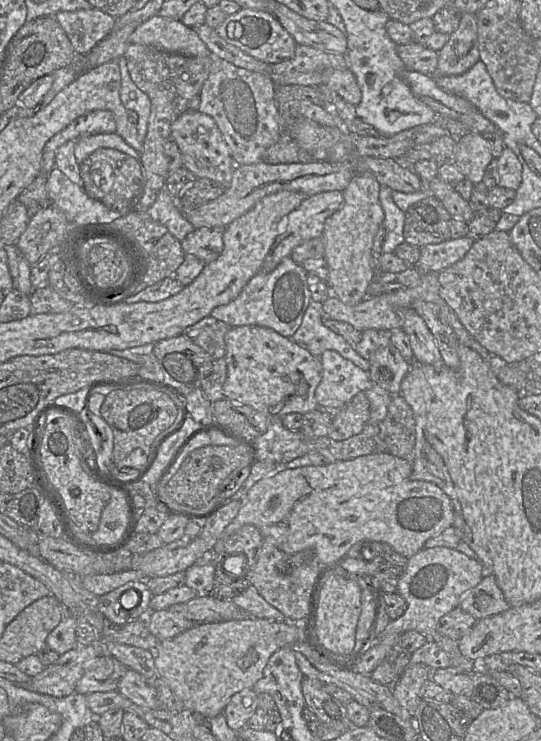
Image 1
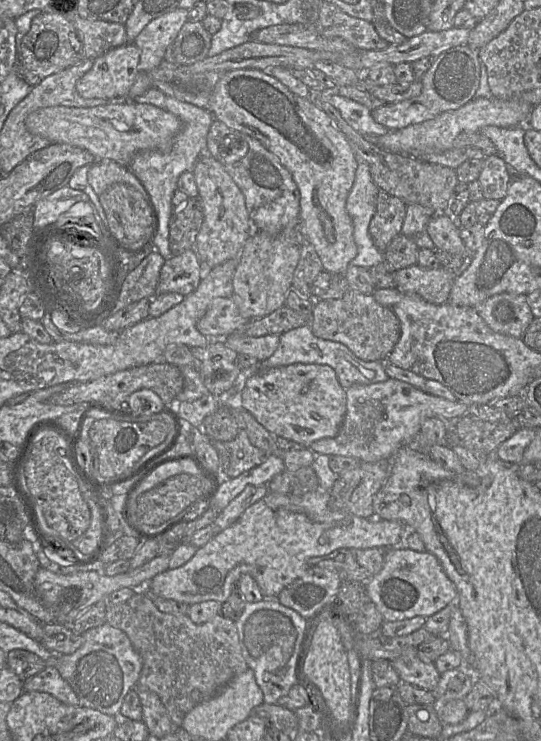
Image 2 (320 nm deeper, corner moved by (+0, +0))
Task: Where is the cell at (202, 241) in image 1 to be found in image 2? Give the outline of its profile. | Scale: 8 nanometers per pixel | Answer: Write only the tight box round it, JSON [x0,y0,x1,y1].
[156,249,202,296]

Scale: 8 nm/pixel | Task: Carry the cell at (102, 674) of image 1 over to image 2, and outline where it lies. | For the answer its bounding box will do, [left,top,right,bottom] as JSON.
[23,664,79,706]

